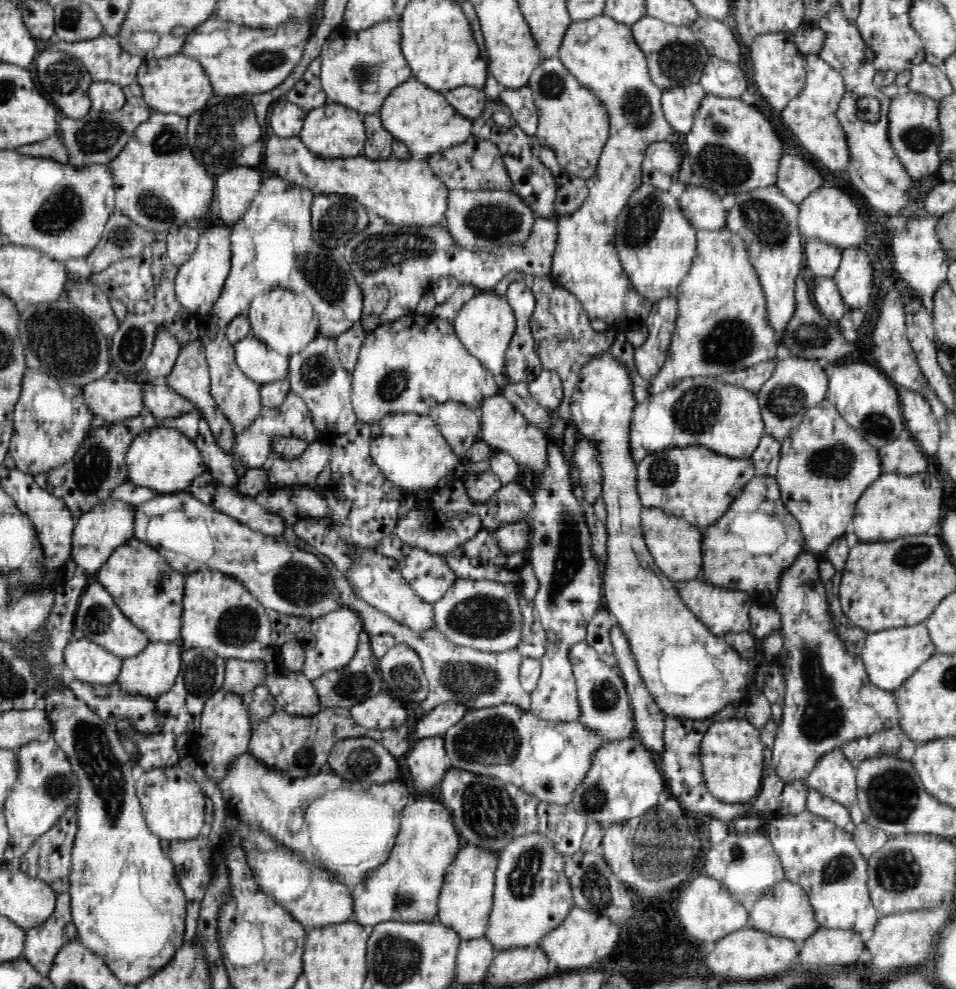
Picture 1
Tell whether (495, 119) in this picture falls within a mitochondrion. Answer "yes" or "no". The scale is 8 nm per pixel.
no

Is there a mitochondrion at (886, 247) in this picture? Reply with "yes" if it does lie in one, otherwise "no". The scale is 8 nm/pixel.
no

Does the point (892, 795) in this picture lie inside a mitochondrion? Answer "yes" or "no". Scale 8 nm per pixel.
yes

